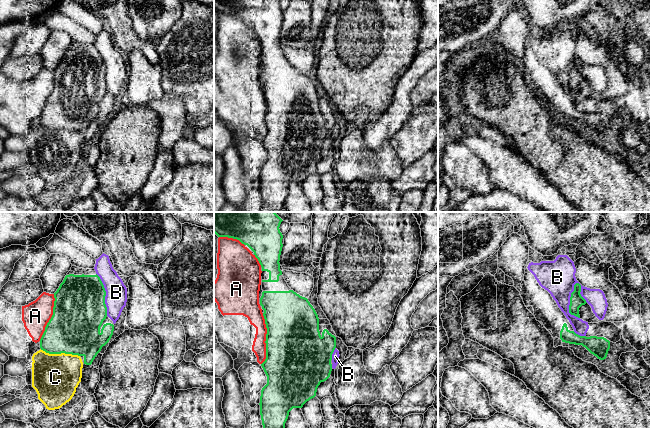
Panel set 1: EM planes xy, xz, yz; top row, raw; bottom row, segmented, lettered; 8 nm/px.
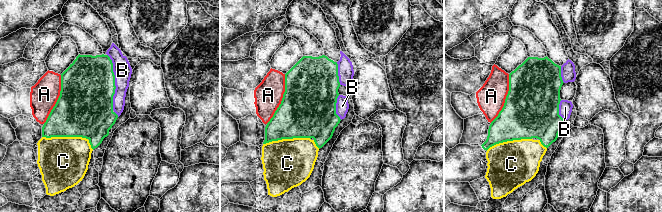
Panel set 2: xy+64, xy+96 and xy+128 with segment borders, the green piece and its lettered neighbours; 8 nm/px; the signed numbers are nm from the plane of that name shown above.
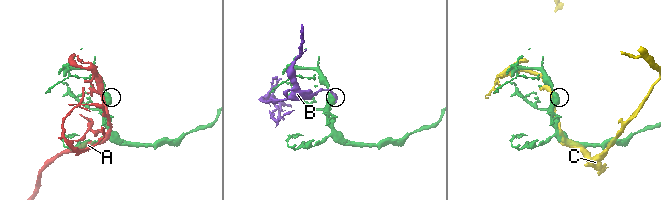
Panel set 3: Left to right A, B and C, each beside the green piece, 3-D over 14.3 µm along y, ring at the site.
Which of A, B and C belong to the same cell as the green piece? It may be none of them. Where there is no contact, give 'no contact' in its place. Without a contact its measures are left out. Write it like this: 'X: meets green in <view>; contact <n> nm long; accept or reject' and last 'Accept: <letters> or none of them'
A: meets green in xz; contact 420 nm long; reject
B: meets green in yz; contact 300 nm long; reject
C: meets green in xy; contact 320 nm long; reject
Accept: none of them

